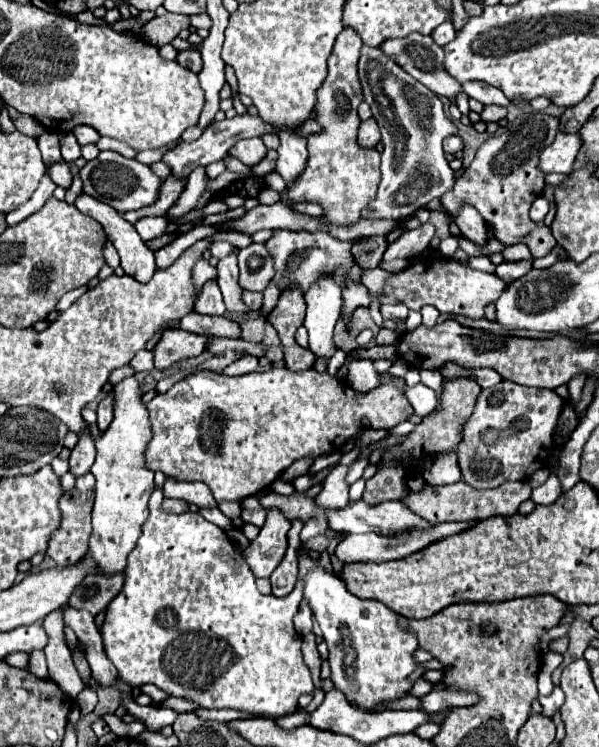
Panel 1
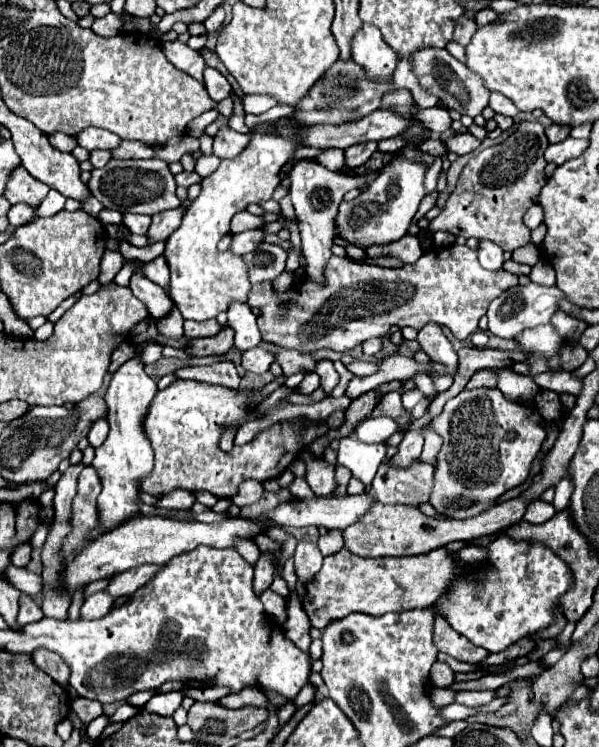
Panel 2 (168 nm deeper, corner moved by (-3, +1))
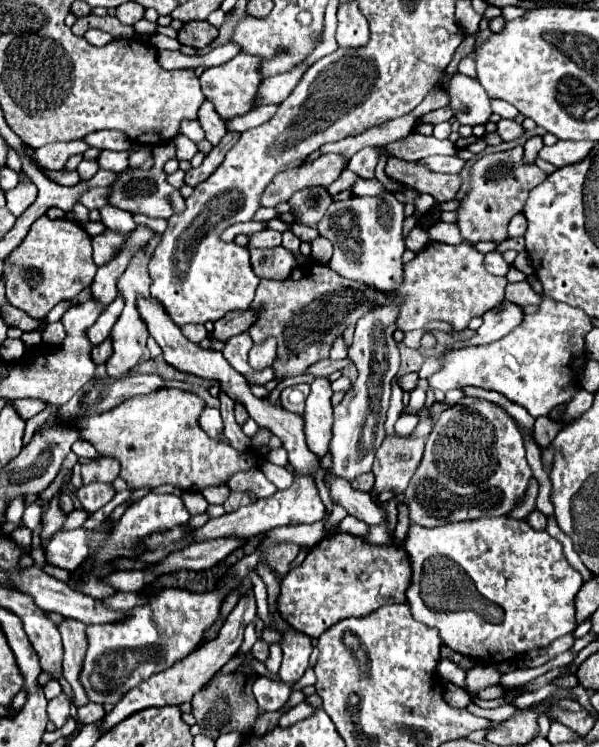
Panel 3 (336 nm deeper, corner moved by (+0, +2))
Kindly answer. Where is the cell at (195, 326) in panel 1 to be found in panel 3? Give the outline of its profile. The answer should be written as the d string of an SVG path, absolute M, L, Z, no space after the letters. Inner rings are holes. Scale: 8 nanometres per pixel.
M182 325L180 329L192 343L200 343L202 339L208 337L208 331L206 331L204 325Z

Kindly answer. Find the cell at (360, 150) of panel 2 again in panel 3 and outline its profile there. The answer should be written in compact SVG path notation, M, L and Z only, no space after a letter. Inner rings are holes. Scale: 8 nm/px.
M320 155L316 161L300 165L296 169L288 169L278 173L272 179L272 185L264 191L260 201L262 207L276 207L282 201L288 201L296 189L304 189L310 185L330 185L334 183L340 173L346 169L348 161L344 155Z

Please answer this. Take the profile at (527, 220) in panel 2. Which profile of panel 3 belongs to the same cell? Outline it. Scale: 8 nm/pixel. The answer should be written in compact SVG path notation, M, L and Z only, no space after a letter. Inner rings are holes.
M516 213L508 225L508 235L510 237L522 237L528 229L528 221L524 219L524 213Z

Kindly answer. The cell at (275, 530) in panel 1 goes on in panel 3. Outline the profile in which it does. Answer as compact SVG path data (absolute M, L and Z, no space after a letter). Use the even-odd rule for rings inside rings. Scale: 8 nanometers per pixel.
M246 591L238 605L232 609L232 613L226 617L220 633L216 639L204 643L196 653L192 653L192 657L186 657L184 661L180 661L180 665L174 665L174 669L166 669L164 673L156 673L156 677L150 677L148 681L140 683L136 689L128 691L120 703L116 703L116 707L106 715L104 723L102 723L102 729L108 731L112 729L114 725L118 725L122 719L130 717L132 713L136 711L142 711L142 709L148 709L148 707L166 707L166 705L182 705L186 701L190 701L194 697L194 693L198 693L210 679L212 675L222 667L226 665L234 653L240 649L242 641L244 641L244 629L248 623L254 623L256 627L256 633L258 636L257 642L253 645L251 651L253 656L261 662L265 662L269 657L269 646L262 641L261 633L264 628L264 622L257 617L256 597L254 597L254 591Z

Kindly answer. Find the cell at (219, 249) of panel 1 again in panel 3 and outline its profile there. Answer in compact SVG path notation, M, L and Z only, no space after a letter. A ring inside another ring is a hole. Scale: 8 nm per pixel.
M264 229L264 231L248 235L248 249L252 249L252 247L276 247L280 243L282 243L282 233L274 231L274 229Z

